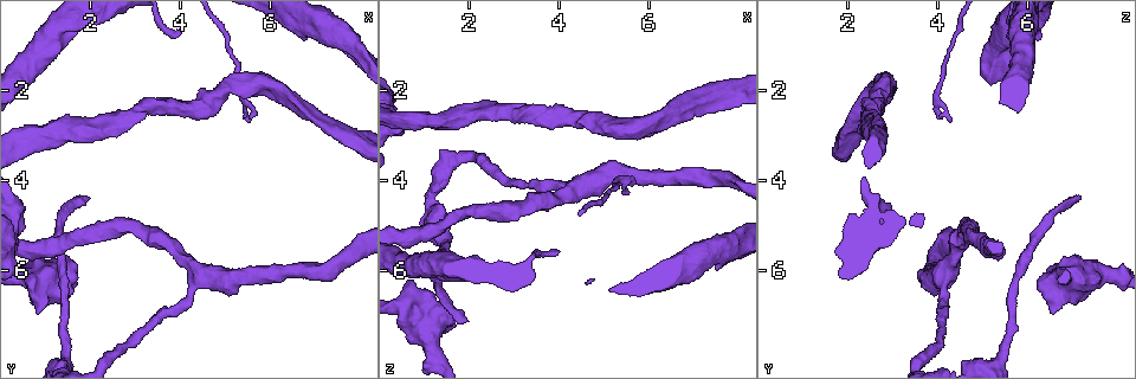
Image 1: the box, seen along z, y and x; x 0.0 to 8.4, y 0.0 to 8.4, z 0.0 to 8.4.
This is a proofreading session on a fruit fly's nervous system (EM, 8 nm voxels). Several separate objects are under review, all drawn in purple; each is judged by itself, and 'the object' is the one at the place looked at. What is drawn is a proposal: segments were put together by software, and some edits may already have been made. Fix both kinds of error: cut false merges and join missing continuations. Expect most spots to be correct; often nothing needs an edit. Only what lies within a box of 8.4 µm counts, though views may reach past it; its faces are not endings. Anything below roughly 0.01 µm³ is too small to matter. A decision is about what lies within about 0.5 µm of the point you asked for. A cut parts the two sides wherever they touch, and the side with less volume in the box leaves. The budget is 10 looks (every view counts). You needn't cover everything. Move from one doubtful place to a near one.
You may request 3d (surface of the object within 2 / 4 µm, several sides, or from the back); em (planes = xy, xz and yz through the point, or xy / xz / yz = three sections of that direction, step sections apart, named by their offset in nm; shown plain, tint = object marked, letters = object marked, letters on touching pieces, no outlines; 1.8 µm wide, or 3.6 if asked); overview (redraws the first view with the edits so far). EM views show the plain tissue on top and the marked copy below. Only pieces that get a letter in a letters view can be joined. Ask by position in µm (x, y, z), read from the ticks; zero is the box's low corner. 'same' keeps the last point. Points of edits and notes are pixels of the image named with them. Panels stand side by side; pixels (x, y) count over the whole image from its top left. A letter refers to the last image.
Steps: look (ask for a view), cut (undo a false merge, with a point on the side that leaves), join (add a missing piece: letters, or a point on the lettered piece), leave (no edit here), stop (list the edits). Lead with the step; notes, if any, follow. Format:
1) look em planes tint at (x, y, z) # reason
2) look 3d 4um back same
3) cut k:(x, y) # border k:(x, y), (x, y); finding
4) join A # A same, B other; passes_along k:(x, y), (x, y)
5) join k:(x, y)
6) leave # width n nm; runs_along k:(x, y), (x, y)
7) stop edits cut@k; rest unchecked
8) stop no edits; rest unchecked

look em xz step 16 tint at (4.50, 6.05, 4.15) # abrupt turn

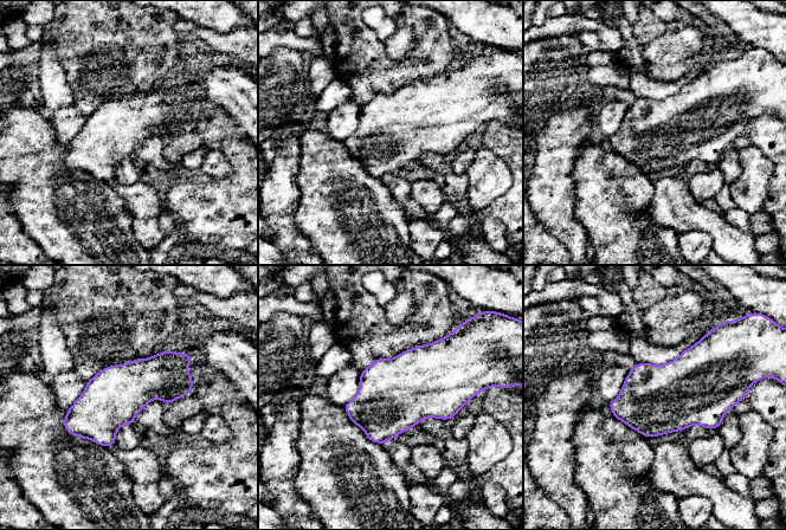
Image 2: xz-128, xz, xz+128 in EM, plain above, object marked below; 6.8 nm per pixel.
look em planes tint same # cut it another way

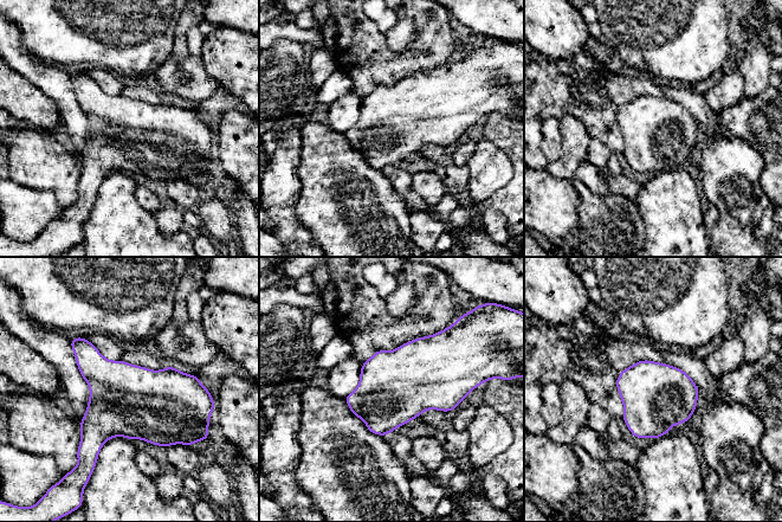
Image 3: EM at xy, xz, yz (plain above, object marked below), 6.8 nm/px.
look em planes letters same # see the neighbours

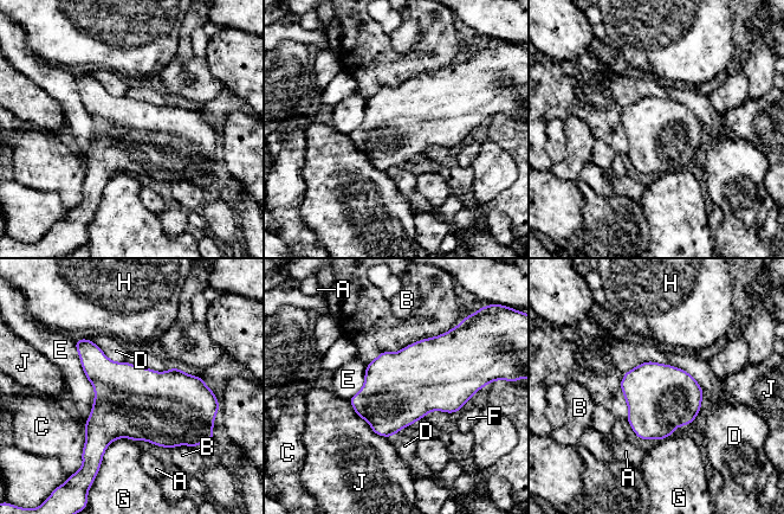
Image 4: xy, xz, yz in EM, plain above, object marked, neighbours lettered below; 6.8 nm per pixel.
leave # A other, B other, C other, D other, E other, F other, G other, H other, J other; border 4:(671, 364), (684, 368), (705, 393); one cell here

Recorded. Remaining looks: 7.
look em planes letters at (2.05, 4.40, 7.10)

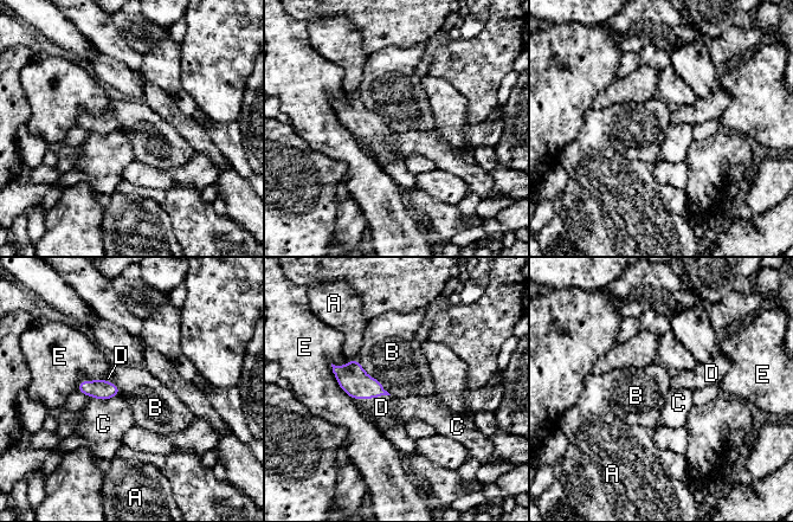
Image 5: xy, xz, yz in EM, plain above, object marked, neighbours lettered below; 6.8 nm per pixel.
join D # longest_contact B 340 nm; A other, B other, C other, D same, E other; passes_along 5:(352, 378), (375, 397), (381, 407); the cell continues

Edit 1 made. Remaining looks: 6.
look 3d 2um at (5.60, 2.65, 4.20) # thin end

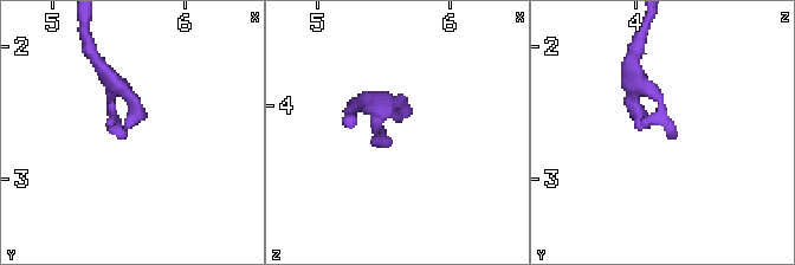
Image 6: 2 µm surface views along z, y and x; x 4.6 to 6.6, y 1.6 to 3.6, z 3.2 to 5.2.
look em planes letters at (5.54, 2.60, 4.22)

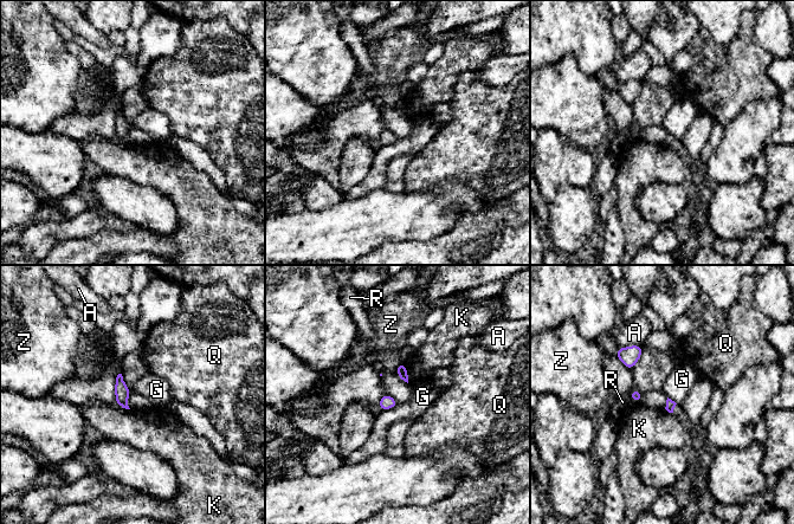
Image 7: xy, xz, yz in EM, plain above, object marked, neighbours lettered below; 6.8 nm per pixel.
leave # longest_contact A 180 nm; A other, G other, K other, Q other, R other, Z other; border 7:(399, 402), (391, 408), (378, 409); none of them fits

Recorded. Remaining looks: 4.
look 3d 2um back at (4.00, 0.75, 5.65) # tapers out

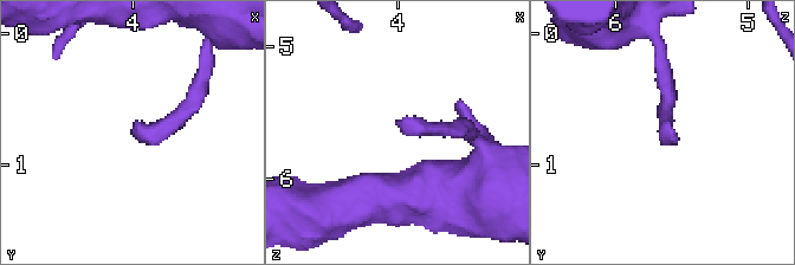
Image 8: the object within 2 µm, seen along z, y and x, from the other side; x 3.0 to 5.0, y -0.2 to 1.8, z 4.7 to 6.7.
look em planes letters at (4.00, 0.74, 5.60) # now the EM

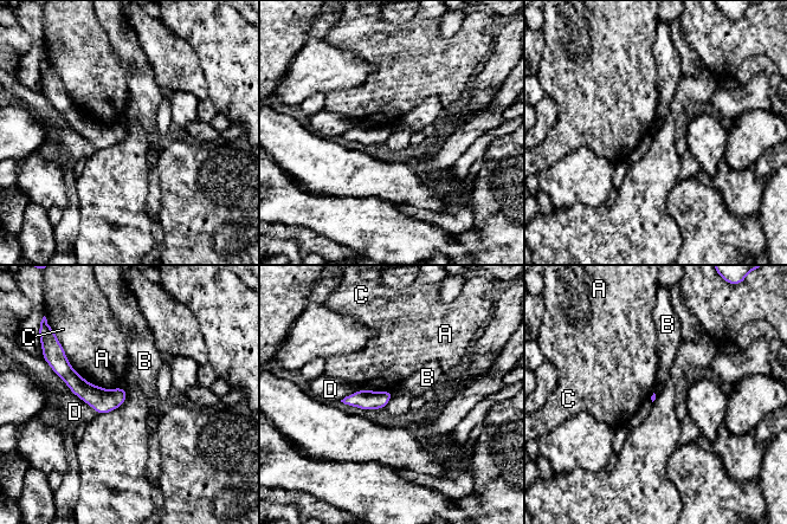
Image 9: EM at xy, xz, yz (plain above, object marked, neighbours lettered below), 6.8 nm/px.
leave # A other, B other, C other, D other; border 9:(70, 364), (91, 383), (123, 388); no lettered piece goes on from it

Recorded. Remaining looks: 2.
stop edits join@5; rest unchecked

